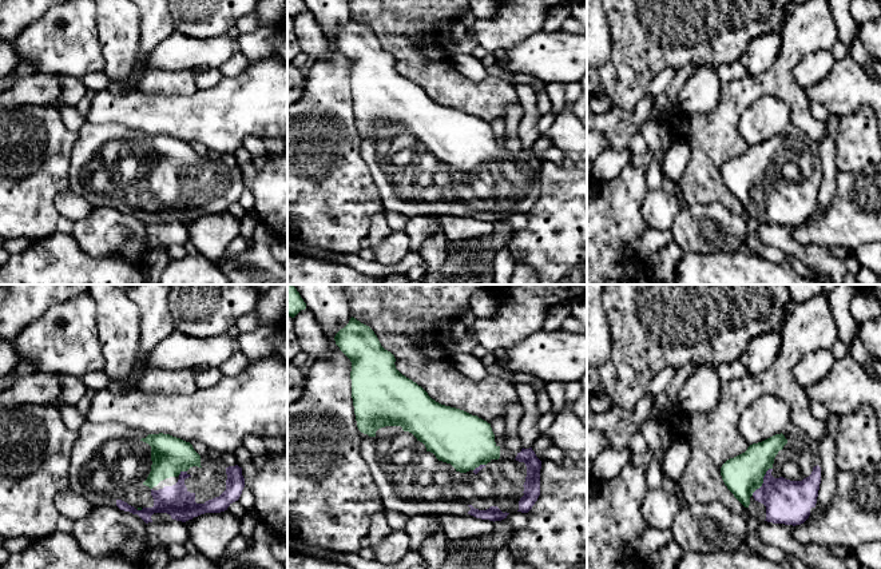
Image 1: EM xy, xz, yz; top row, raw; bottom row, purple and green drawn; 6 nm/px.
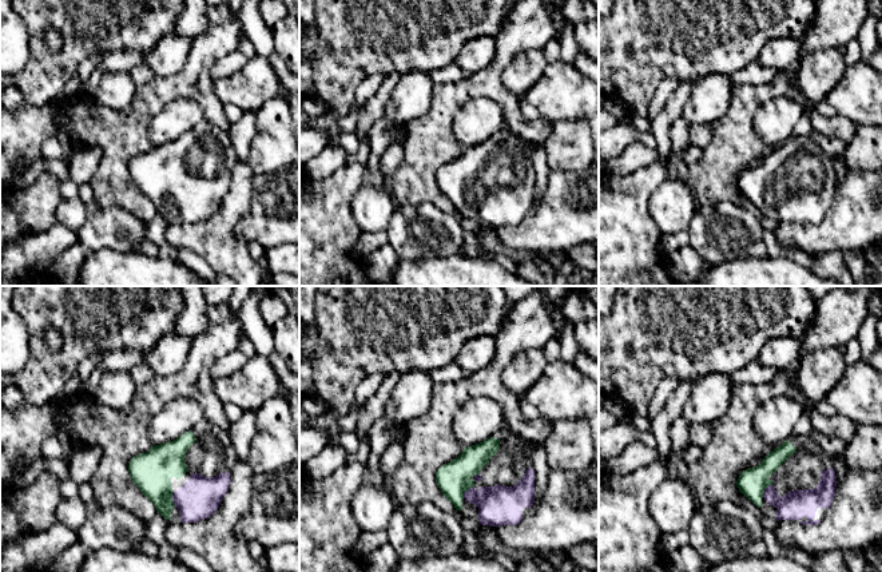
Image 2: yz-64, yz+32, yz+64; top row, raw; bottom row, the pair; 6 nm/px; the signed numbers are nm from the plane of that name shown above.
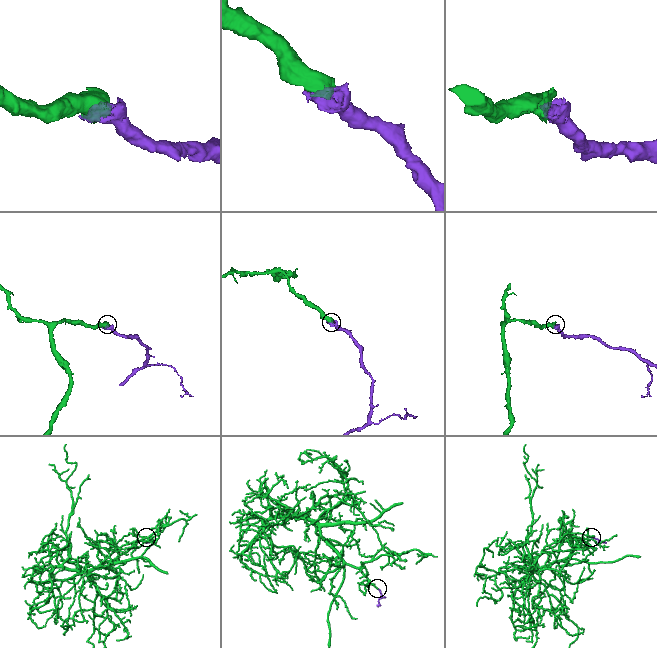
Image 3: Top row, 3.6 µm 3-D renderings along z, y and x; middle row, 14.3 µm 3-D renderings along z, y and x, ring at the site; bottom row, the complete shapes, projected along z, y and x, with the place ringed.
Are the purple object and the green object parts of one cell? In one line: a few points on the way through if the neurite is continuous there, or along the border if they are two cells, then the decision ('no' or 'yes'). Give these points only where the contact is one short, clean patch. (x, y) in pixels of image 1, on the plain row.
runs through yz (789, 203), (764, 182), (743, 175); yes

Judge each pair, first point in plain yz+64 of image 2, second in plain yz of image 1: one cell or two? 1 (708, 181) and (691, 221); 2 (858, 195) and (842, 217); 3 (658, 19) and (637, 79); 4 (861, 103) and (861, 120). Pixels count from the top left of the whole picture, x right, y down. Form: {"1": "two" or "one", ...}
{"1": "two", "2": "one", "3": "one", "4": "two"}

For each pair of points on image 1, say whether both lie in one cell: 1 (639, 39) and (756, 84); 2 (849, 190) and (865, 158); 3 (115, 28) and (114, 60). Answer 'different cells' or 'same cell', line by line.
1: different cells
2: different cells
3: same cell

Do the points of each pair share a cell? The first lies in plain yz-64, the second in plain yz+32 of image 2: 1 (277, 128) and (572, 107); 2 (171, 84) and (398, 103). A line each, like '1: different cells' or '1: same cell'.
1: different cells
2: different cells

